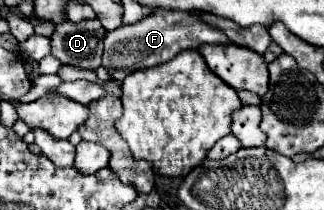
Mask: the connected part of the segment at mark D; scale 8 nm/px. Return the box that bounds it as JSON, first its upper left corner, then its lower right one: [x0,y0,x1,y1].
[52,19,106,69]

